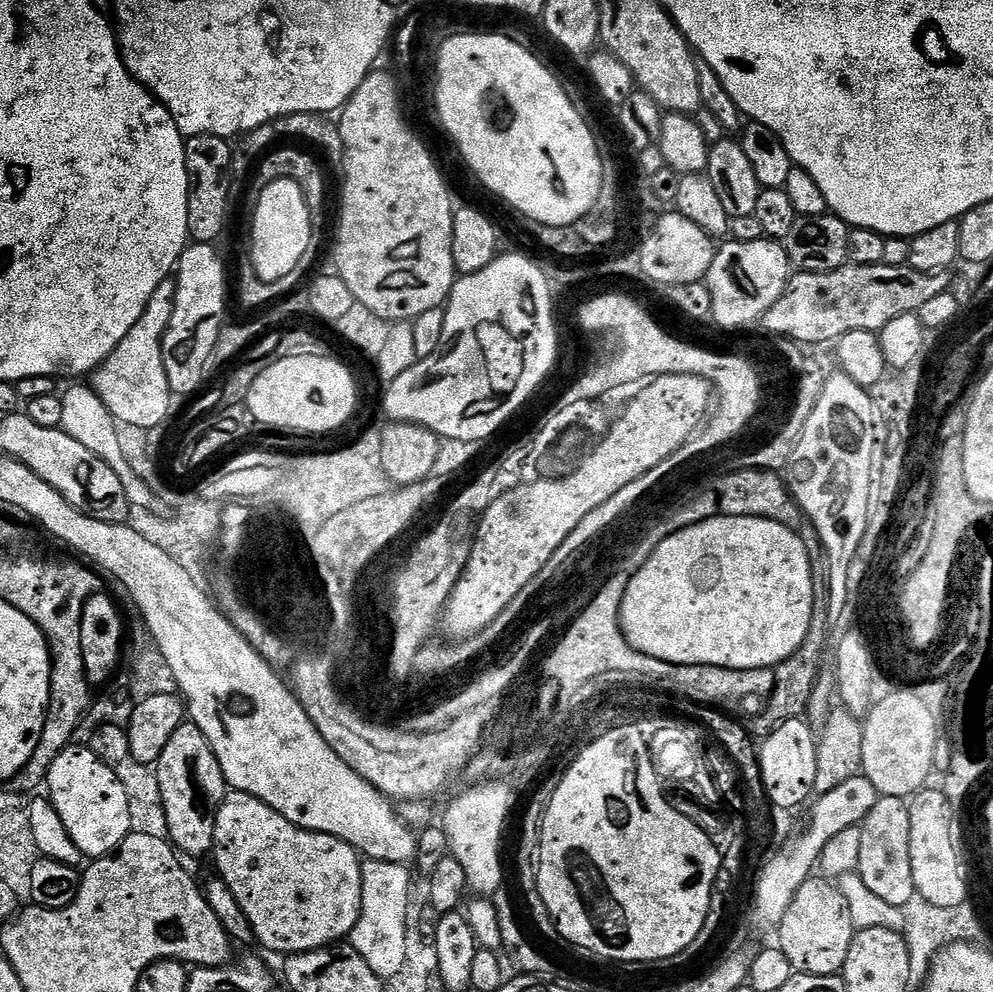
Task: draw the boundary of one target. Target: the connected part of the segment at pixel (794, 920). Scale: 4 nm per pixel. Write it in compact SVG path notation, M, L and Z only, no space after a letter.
M809 878L800 887L798 894L794 894L794 902L790 902L790 910L786 910L778 926L780 932L778 947L782 950L782 954L786 954L786 958L790 958L793 973L806 976L834 976L843 973L854 929L850 922L850 910L846 910L846 898L842 898L842 890L831 879L816 879Z

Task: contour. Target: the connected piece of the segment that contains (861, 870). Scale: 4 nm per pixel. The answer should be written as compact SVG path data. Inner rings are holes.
M881 796L880 801L866 814L863 824L859 825L862 834L862 847L858 858L858 875L873 894L890 902L890 906L904 908L910 898L917 896L914 886L914 870L910 870L910 810L909 801L898 797Z

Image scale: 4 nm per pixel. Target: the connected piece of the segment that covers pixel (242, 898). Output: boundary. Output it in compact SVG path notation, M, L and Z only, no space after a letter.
M229 791L216 811L214 842L211 855L216 856L219 879L230 886L230 894L238 898L242 914L250 918L253 937L272 952L295 954L313 952L335 945L351 937L362 910L362 857L355 848L330 834L308 832L294 826L266 802L245 792Z

